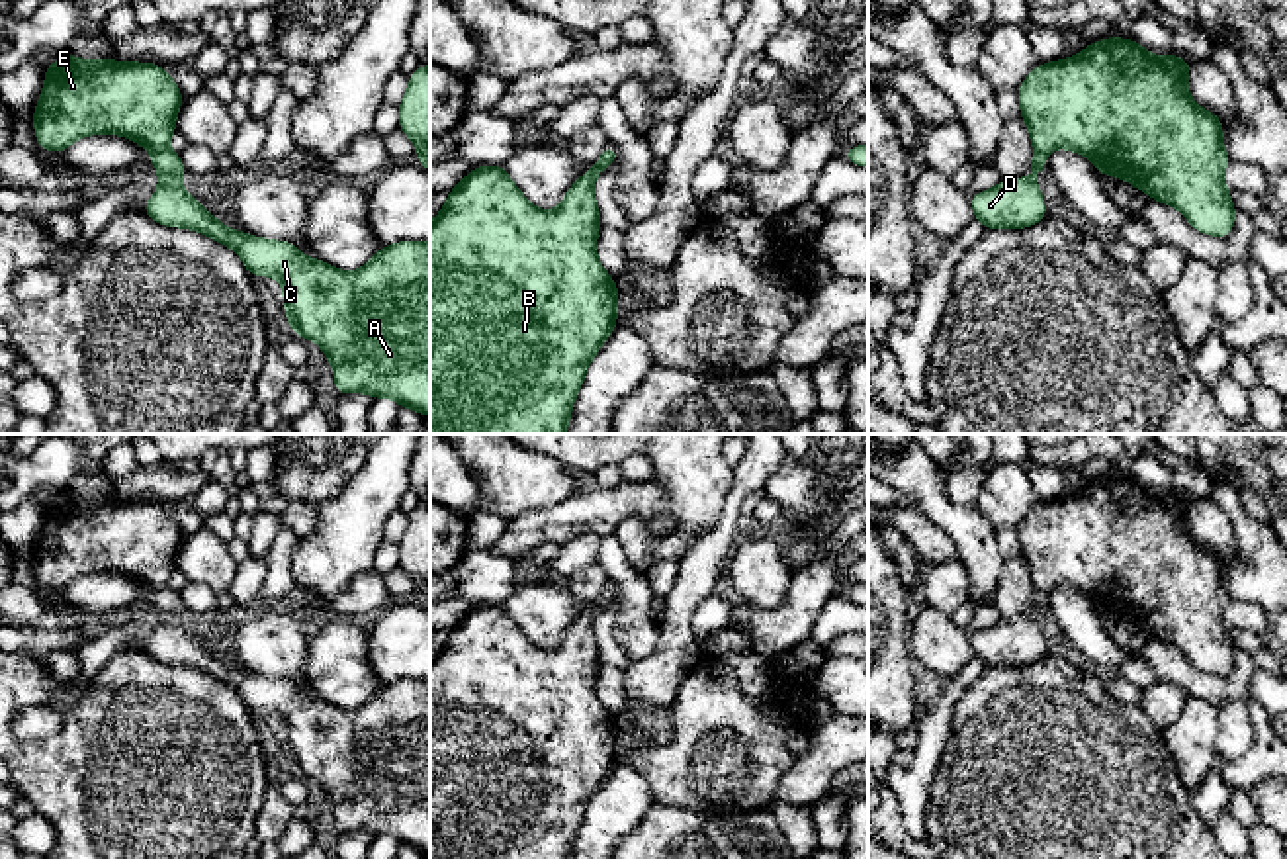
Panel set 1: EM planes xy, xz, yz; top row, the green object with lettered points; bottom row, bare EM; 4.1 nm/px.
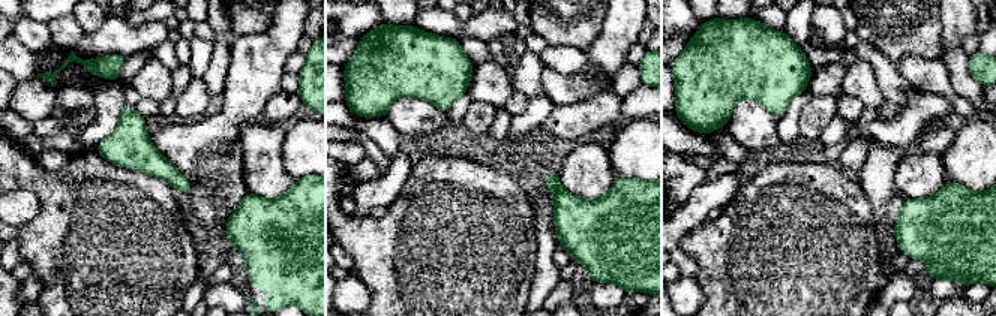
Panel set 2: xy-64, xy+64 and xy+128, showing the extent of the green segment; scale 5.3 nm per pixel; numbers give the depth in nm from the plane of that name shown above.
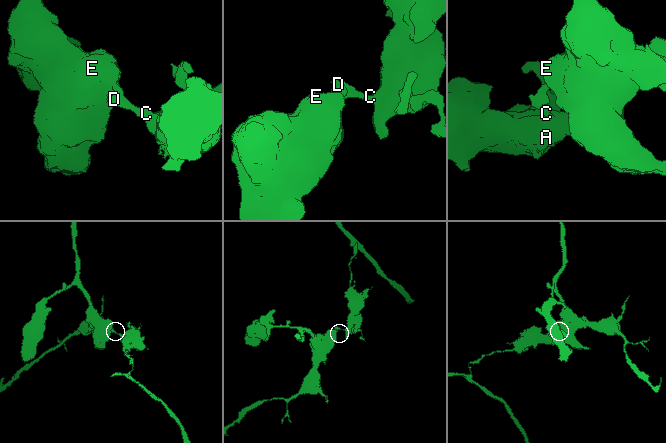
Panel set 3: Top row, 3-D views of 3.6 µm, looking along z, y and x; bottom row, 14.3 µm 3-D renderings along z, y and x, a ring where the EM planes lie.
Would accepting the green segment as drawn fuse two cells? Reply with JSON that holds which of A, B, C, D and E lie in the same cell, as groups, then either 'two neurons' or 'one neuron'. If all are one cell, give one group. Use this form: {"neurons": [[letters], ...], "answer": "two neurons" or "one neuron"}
{"neurons": [["A", "C", "D"], ["B", "E"]], "answer": "two neurons"}

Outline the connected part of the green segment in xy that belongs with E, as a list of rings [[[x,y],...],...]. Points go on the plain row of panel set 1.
[[[65,491],[45,507],[33,564],[43,589],[67,589],[76,577],[113,571],[149,591],[168,587],[182,530],[160,503],[86,499]]]

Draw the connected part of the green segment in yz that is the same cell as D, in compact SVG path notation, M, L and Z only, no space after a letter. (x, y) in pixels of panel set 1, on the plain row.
M1035 589L1031 614L999 618L988 630L970 632L976 659L986 667L1023 667L1048 656L1035 612L1048 607L1046 593Z

